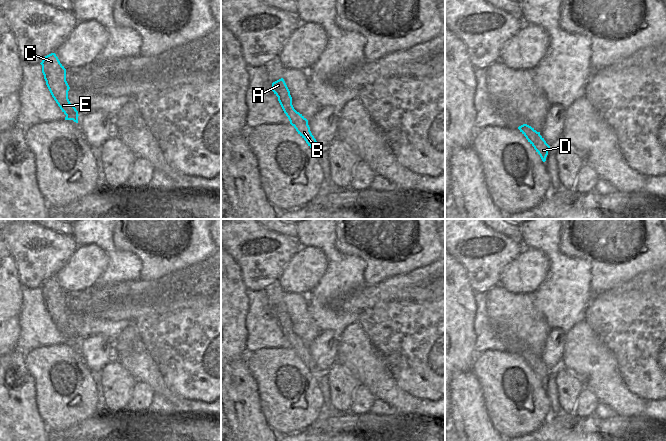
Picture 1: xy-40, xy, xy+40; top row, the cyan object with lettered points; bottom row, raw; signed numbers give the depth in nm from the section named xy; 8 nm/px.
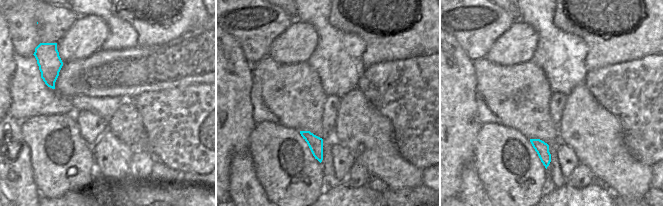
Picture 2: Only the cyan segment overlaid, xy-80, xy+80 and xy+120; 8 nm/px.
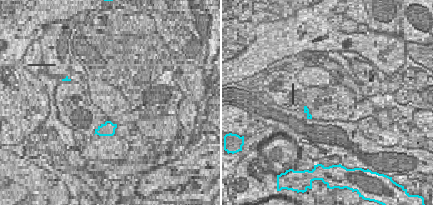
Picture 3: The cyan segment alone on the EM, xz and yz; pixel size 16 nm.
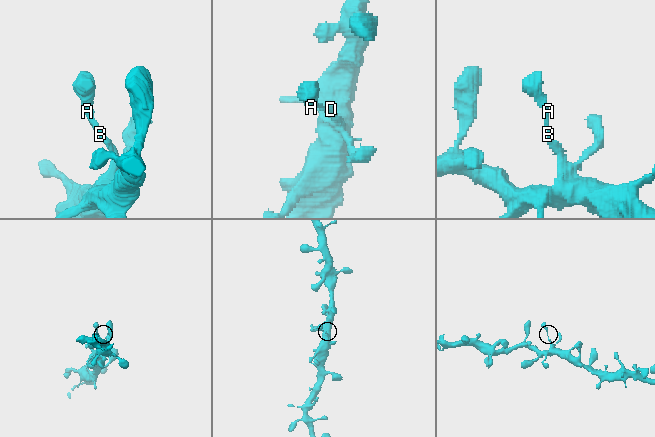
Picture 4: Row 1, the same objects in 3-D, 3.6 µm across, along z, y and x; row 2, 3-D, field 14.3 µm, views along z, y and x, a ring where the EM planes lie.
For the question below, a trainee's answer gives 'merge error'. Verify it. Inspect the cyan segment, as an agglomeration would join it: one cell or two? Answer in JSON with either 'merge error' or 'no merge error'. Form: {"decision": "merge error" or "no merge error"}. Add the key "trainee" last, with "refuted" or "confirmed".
{"decision": "no merge error", "trainee": "refuted"}

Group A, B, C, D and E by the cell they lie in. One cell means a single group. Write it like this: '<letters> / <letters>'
A B C D E

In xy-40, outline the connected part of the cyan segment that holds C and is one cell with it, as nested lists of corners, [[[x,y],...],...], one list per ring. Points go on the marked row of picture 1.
[[[55,53],[45,56],[40,64],[46,85],[52,97],[66,115],[65,120],[73,120],[78,123],[78,111],[68,99],[70,87],[66,81],[66,69]]]

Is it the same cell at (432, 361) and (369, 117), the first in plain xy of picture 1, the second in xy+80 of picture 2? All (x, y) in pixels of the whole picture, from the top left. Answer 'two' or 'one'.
two

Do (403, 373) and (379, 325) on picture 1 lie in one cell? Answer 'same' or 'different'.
same

